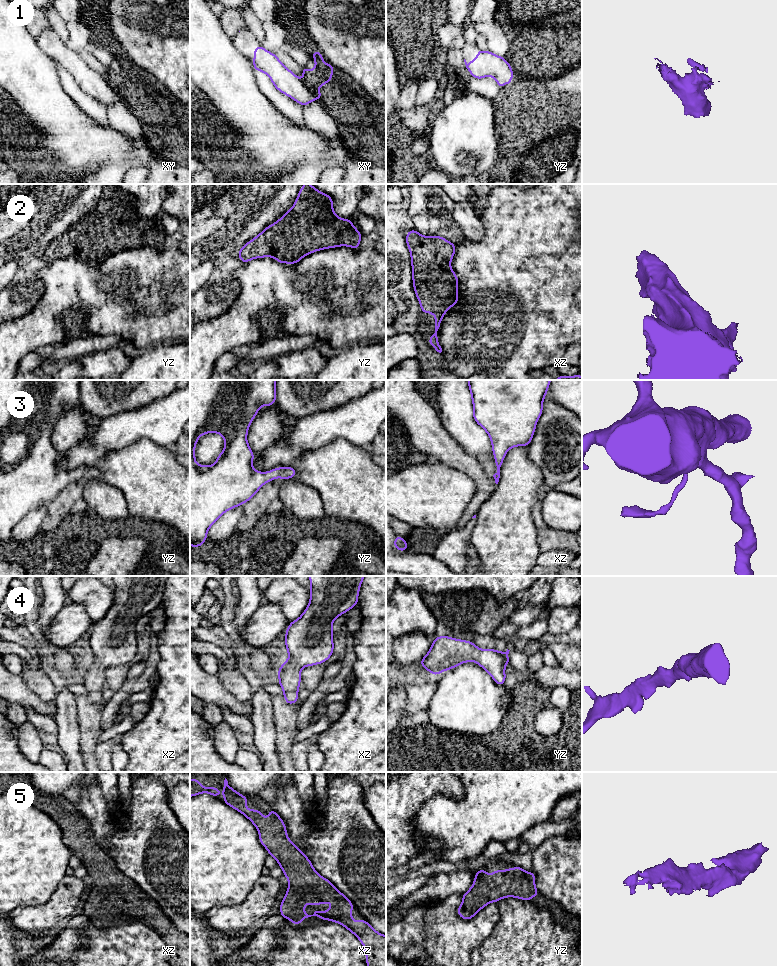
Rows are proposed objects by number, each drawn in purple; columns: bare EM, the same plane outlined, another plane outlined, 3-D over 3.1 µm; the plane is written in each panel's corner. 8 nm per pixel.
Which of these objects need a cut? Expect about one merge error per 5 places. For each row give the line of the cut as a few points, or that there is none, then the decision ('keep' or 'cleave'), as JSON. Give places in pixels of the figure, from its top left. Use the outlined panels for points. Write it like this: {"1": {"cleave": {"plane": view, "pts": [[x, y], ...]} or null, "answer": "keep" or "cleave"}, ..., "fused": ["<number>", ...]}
{"1": {"cleave": null, "answer": "keep"}, "2": {"cleave": null, "answer": "keep"}, "3": {"cleave": null, "answer": "keep"}, "4": {"cleave": null, "answer": "keep"}, "5": {"cleave": null, "answer": "keep"}, "fused": []}

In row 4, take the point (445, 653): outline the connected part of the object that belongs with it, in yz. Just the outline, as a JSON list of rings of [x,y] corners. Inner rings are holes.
[[[438,636],[419,664],[434,676],[460,664],[474,661],[491,675],[497,685],[501,686],[506,679],[505,666],[510,664],[509,651],[480,649],[472,641]]]

